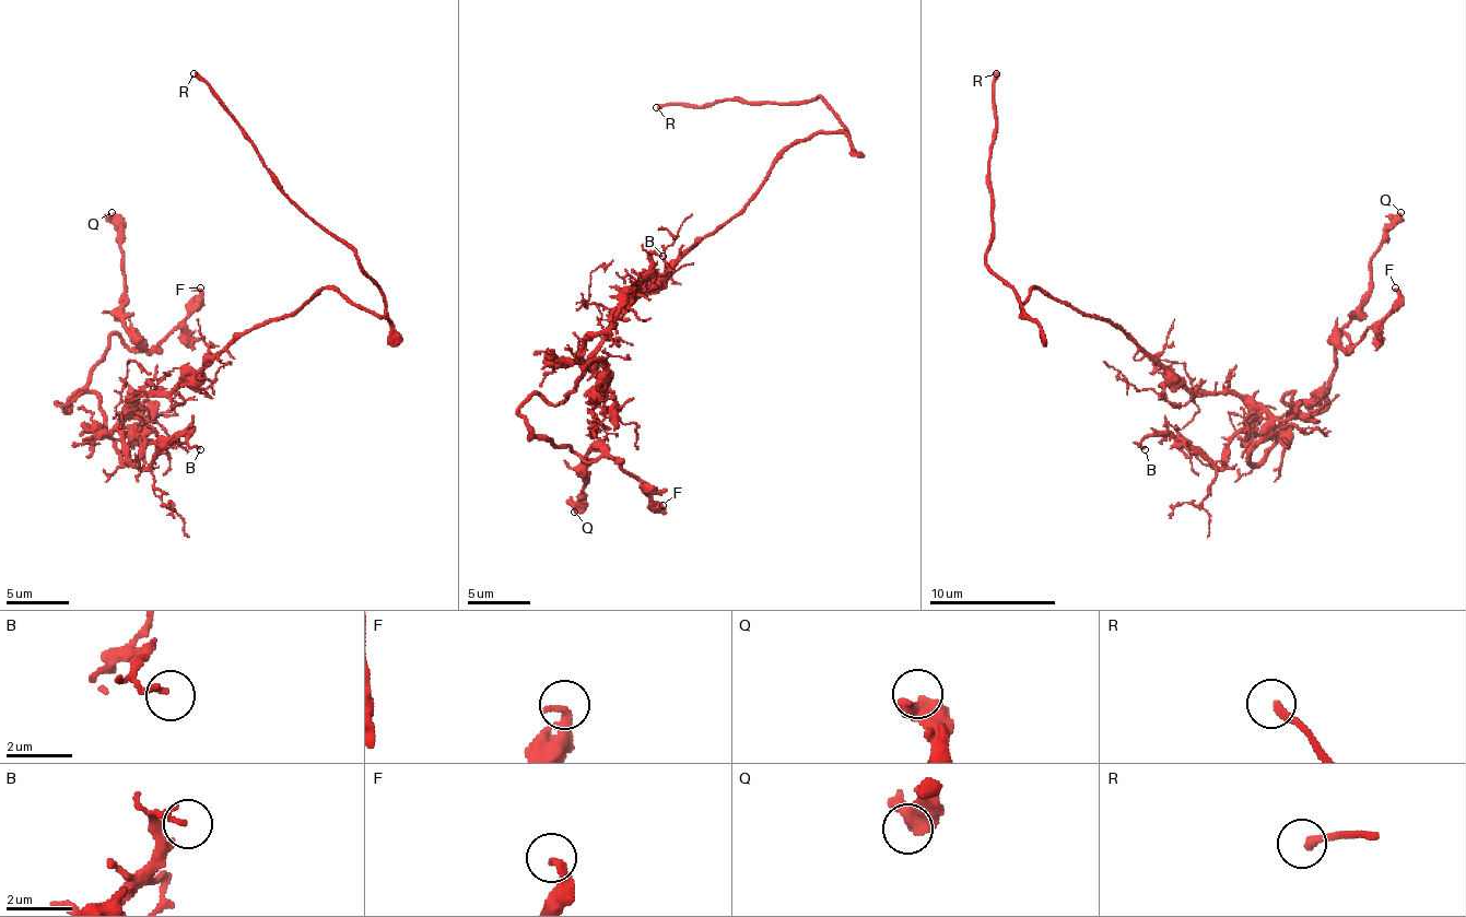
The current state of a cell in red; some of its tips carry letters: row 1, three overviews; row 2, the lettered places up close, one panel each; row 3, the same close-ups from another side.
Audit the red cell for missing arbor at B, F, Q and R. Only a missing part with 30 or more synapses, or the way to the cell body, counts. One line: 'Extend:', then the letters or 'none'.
Extend: R

